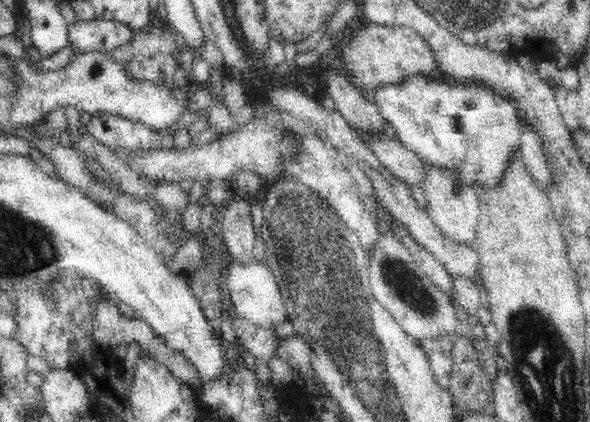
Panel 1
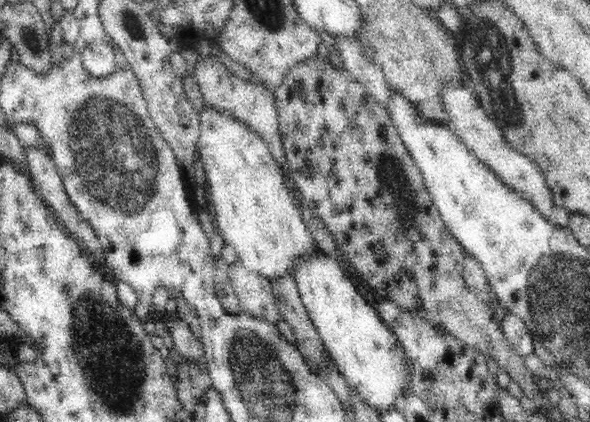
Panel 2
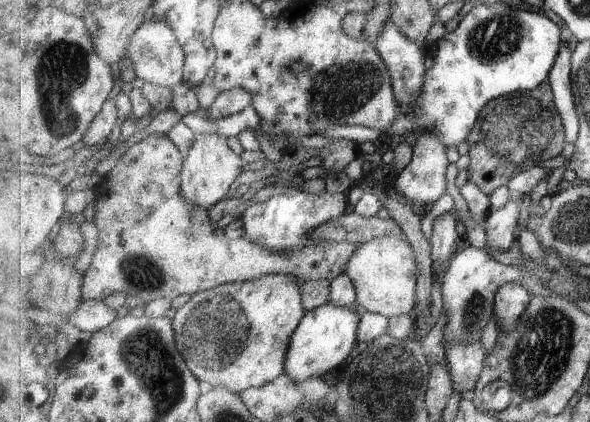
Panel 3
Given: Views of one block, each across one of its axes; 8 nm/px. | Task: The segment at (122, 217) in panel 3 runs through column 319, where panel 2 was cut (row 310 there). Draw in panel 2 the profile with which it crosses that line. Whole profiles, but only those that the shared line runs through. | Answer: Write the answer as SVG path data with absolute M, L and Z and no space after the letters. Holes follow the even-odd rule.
M241 259L230 265L230 288L236 291L236 298L242 313L249 314L272 324L281 320L280 309L272 285L262 275L252 274Z

